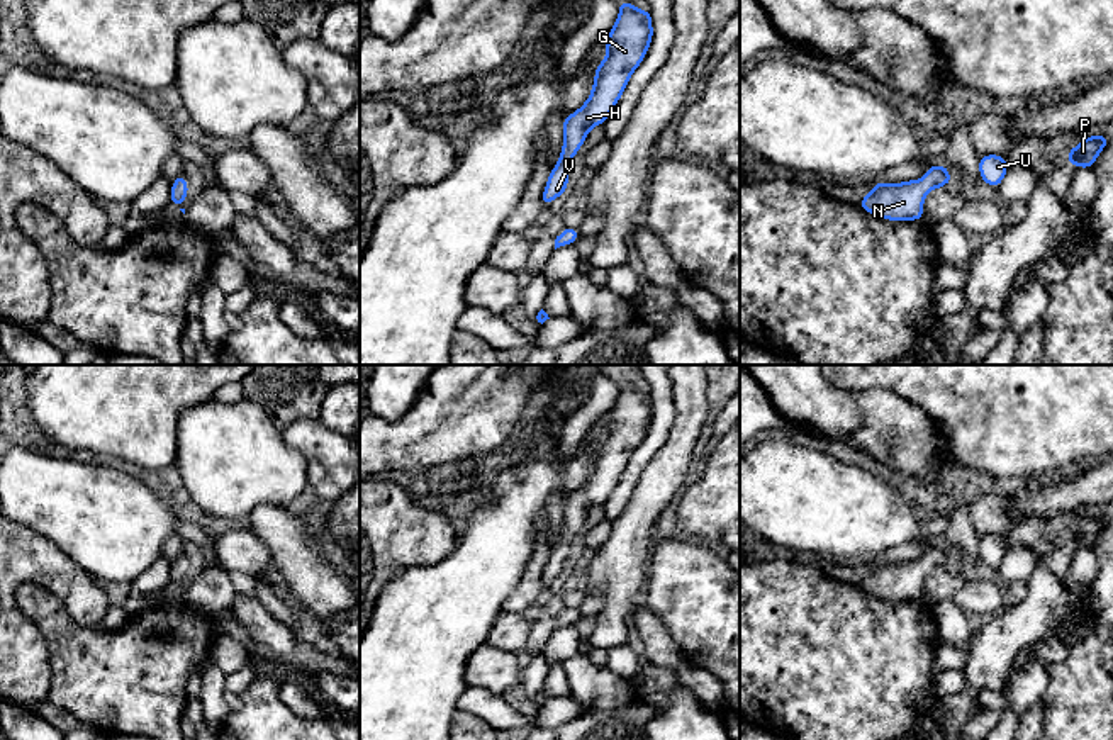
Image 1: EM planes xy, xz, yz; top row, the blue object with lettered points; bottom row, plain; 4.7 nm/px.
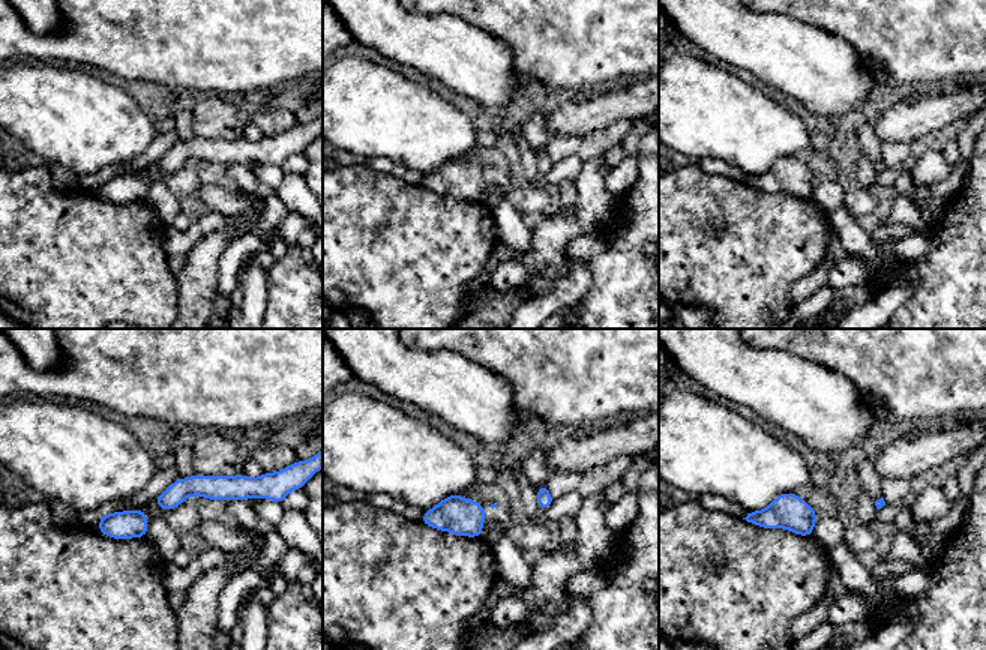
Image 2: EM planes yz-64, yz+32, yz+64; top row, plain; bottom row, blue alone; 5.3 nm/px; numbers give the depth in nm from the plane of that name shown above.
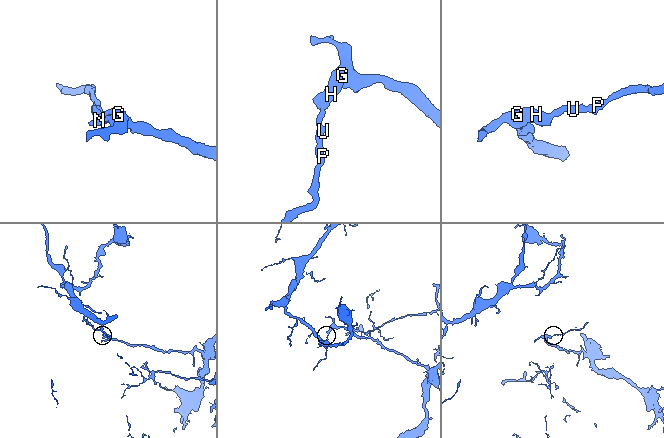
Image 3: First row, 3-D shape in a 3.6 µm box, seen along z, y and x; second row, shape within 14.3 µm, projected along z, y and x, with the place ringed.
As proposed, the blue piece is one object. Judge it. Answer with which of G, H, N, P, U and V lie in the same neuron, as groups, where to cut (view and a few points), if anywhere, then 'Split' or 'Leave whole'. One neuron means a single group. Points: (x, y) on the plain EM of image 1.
Groups: G H N P U V. No split. Leave whole

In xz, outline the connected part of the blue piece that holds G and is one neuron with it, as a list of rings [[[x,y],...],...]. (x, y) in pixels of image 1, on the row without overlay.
[[[619,382],[619,394],[606,419],[606,438],[597,445],[594,465],[584,485],[562,501],[563,526],[541,575],[543,587],[567,572],[568,543],[594,506],[602,506],[619,482],[631,455],[645,440],[653,419],[650,390]]]

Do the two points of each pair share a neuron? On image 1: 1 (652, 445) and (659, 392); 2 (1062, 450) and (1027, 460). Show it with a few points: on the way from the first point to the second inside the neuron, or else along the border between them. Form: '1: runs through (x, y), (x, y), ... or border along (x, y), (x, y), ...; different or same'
1: runs through (659, 431), (660, 406); same
2: runs through (1054, 450), (1035, 452); same

